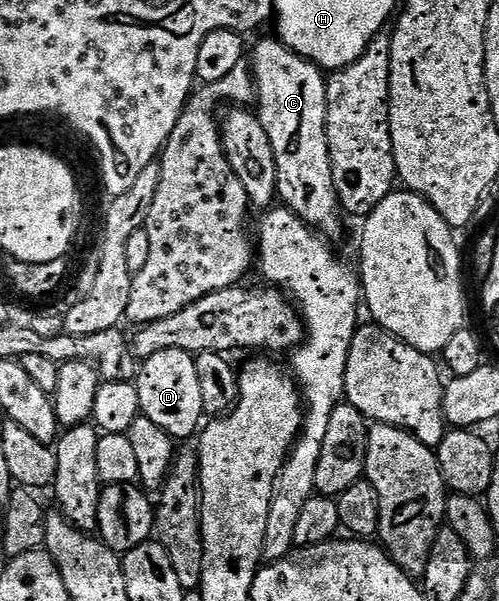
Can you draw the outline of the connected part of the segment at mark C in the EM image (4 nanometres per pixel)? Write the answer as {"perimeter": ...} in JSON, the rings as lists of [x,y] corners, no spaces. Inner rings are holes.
{"perimeter":[[[272,37],[273,39],[265,39],[257,48],[252,48],[251,59],[253,55],[253,63],[251,62],[251,70],[255,83],[255,99],[259,104],[261,102],[261,111],[259,110],[259,118],[265,131],[269,134],[269,140],[273,146],[273,152],[277,158],[277,173],[279,176],[279,195],[283,200],[284,206],[296,212],[298,216],[310,227],[321,232],[326,237],[334,237],[341,231],[341,215],[342,205],[341,199],[337,196],[337,186],[333,180],[333,157],[331,149],[329,148],[329,99],[330,99],[330,84],[327,82],[327,75],[322,68],[318,67],[316,63],[305,59],[299,53],[295,53],[288,45],[282,43],[280,38]]]}

